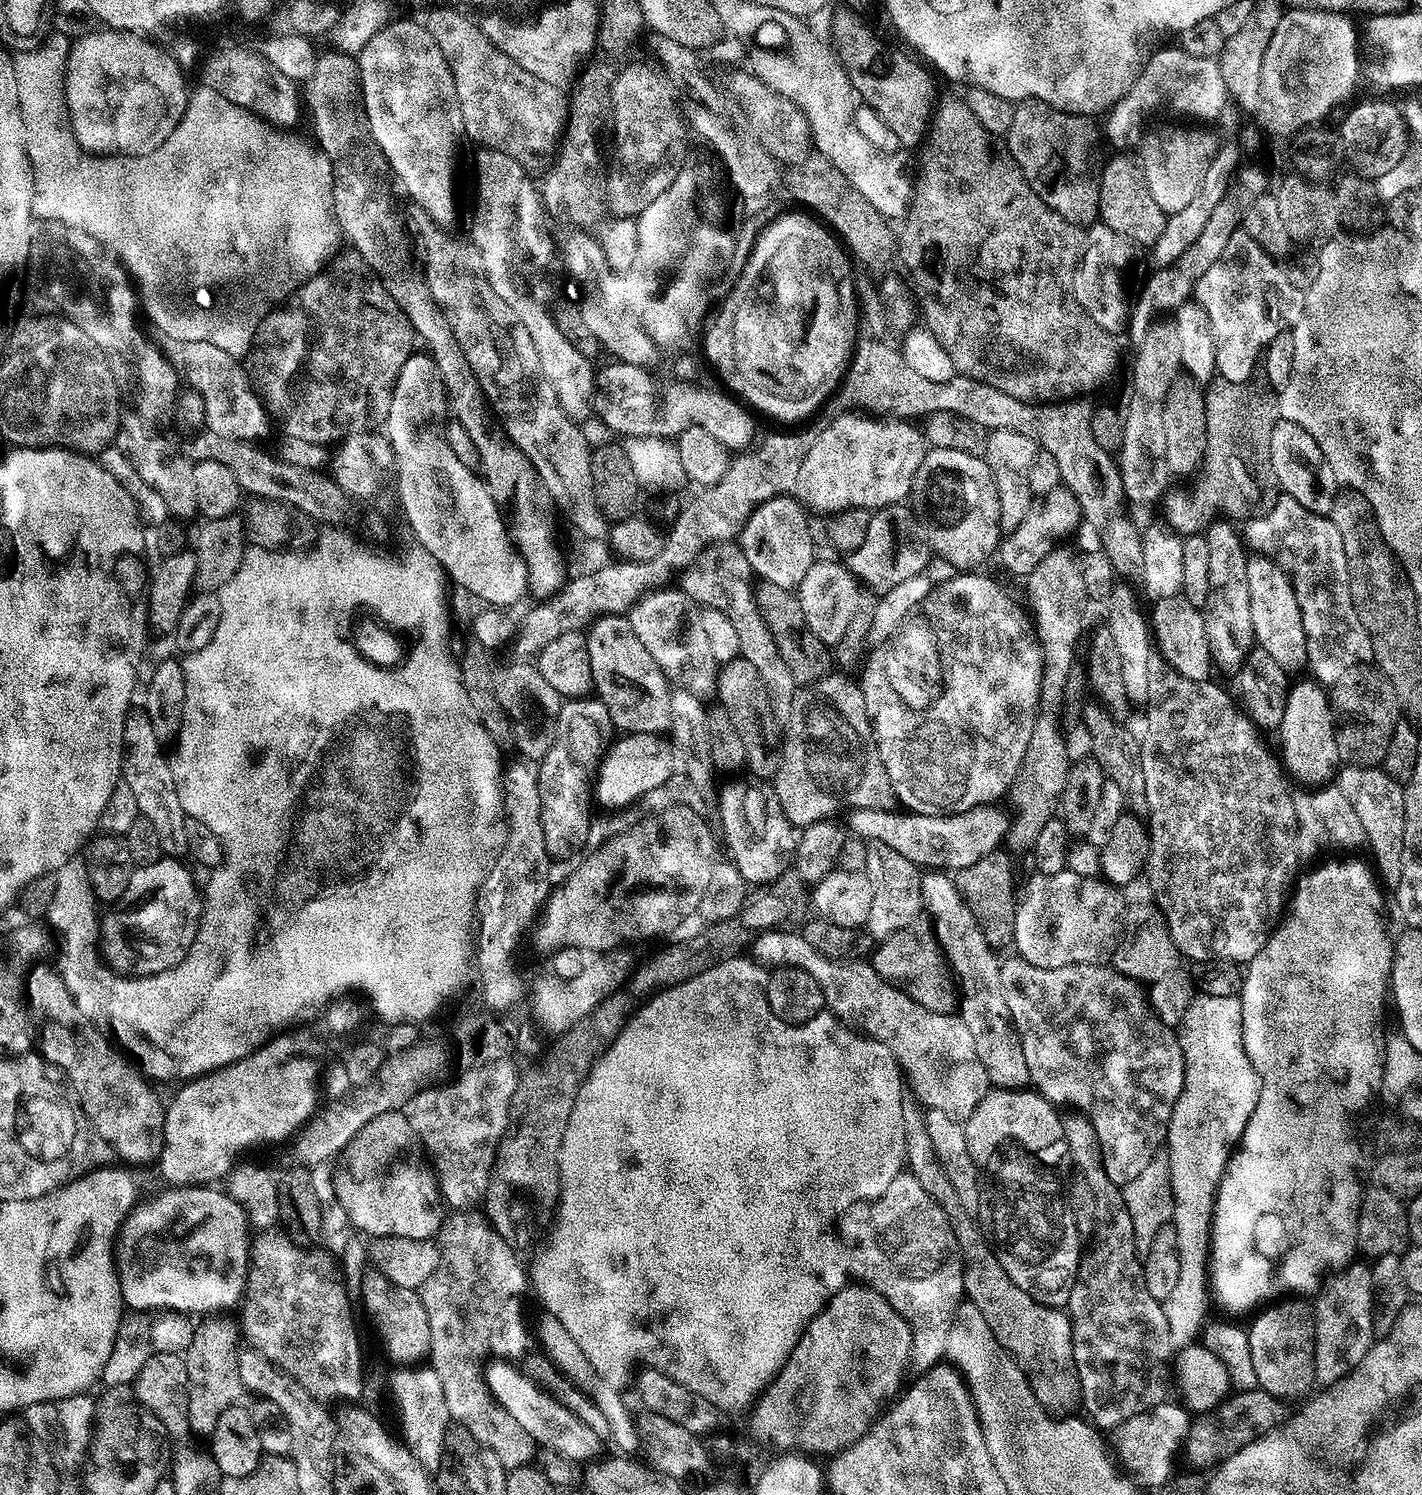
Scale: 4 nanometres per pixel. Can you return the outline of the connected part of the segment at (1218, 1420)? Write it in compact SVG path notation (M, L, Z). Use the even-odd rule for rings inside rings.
M1258 1386L1249 1392L1237 1391L1229 1395L1214 1411L1197 1415L1191 1421L1188 1436L1182 1445L1183 1459L1185 1456L1192 1463L1189 1465L1196 1470L1215 1469L1221 1460L1238 1454L1238 1450L1250 1446L1250 1442L1254 1442L1259 1436L1283 1424L1289 1415L1290 1408L1285 1401L1266 1394Z

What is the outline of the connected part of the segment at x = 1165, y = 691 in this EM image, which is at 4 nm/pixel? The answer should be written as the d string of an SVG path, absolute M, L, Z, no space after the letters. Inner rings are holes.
M1158 654L1149 656L1148 673L1148 725L1144 728L1144 736L1140 740L1140 757L1142 758L1142 778L1144 779L1143 807L1148 808L1146 827L1148 830L1148 858L1146 861L1146 877L1152 887L1154 903L1164 915L1168 923L1170 938L1174 938L1174 946L1178 946L1181 957L1185 961L1207 962L1209 960L1229 960L1231 964L1247 965L1266 946L1272 937L1274 925L1283 917L1290 893L1297 883L1298 873L1302 867L1299 856L1298 838L1300 823L1296 821L1292 792L1284 782L1281 765L1277 757L1264 749L1259 740L1257 729L1246 719L1245 713L1216 684L1208 684L1207 679L1191 680L1182 678L1173 668L1165 664Z

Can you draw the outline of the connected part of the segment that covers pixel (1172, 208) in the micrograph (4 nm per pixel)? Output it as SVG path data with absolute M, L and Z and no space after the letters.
M1188 126L1192 128L1156 128L1144 136L1140 144L1138 159L1144 170L1146 186L1153 196L1154 202L1165 214L1180 212L1193 200L1202 178L1206 174L1206 166L1214 158L1218 147L1218 139L1204 126Z

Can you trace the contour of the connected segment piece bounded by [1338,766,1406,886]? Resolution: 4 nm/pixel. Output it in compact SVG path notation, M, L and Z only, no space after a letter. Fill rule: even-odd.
M1344 766L1338 772L1338 787L1346 798L1350 798L1350 806L1354 806L1354 811L1358 813L1359 820L1362 821L1362 830L1366 830L1368 839L1367 847L1372 848L1372 856L1380 860L1380 872L1388 876L1392 886L1399 885L1404 878L1404 831L1406 830L1406 806L1404 805L1405 785L1401 781L1390 778L1385 774L1383 767L1375 768L1353 768Z

